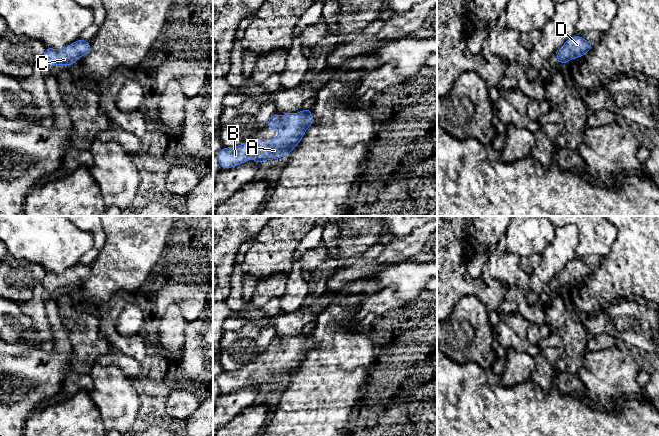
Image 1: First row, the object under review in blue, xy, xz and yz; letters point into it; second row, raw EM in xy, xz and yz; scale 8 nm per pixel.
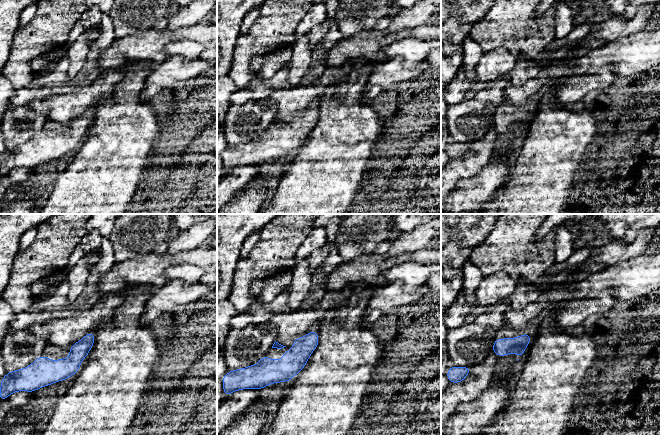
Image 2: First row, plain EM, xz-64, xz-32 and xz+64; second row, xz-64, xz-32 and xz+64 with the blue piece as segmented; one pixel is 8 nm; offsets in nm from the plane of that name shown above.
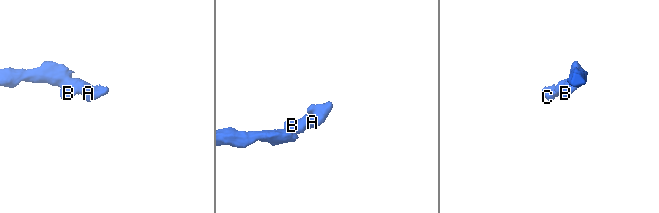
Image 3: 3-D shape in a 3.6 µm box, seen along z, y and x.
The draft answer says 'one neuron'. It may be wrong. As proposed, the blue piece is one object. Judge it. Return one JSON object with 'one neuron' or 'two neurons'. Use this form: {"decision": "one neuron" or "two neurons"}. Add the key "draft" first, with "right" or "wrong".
{"draft": "right", "decision": "one neuron"}

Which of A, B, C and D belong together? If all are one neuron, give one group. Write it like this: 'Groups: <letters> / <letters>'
Groups: A B C D

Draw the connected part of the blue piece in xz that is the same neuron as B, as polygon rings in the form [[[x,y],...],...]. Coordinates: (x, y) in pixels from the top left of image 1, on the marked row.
[[[308,107],[300,113],[287,113],[283,116],[274,113],[265,128],[281,127],[280,135],[274,139],[257,138],[253,146],[243,143],[230,148],[223,147],[217,154],[221,170],[241,165],[250,158],[260,164],[262,161],[286,157],[299,144],[313,122],[314,118]]]

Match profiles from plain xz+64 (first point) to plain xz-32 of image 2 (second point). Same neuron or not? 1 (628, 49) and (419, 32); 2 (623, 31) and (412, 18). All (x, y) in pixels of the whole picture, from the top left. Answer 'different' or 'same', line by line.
1: different
2: same

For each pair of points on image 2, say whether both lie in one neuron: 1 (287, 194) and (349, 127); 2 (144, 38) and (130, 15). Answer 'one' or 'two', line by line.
1: one
2: two

